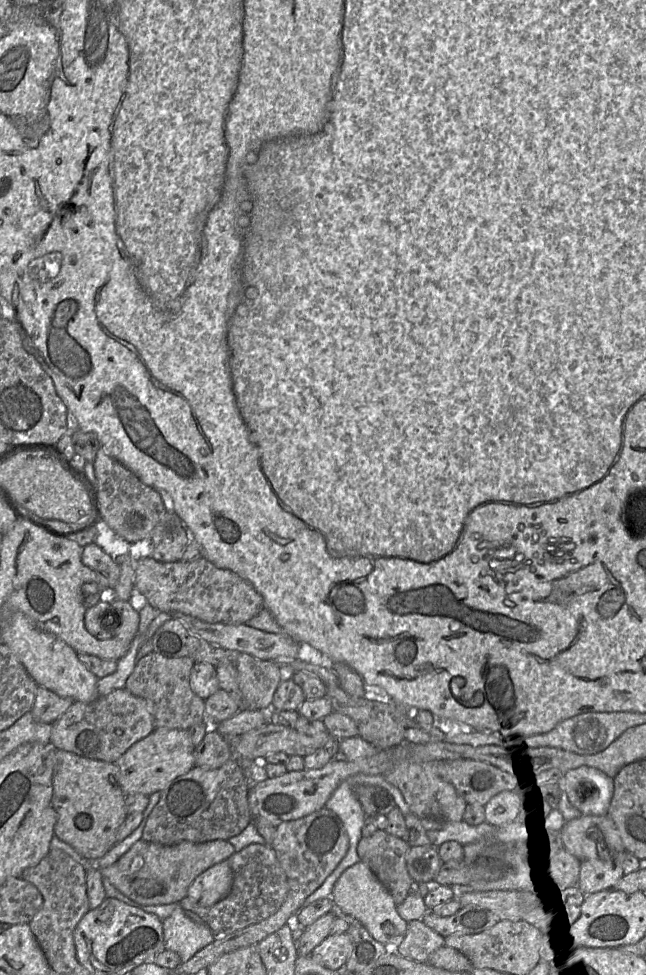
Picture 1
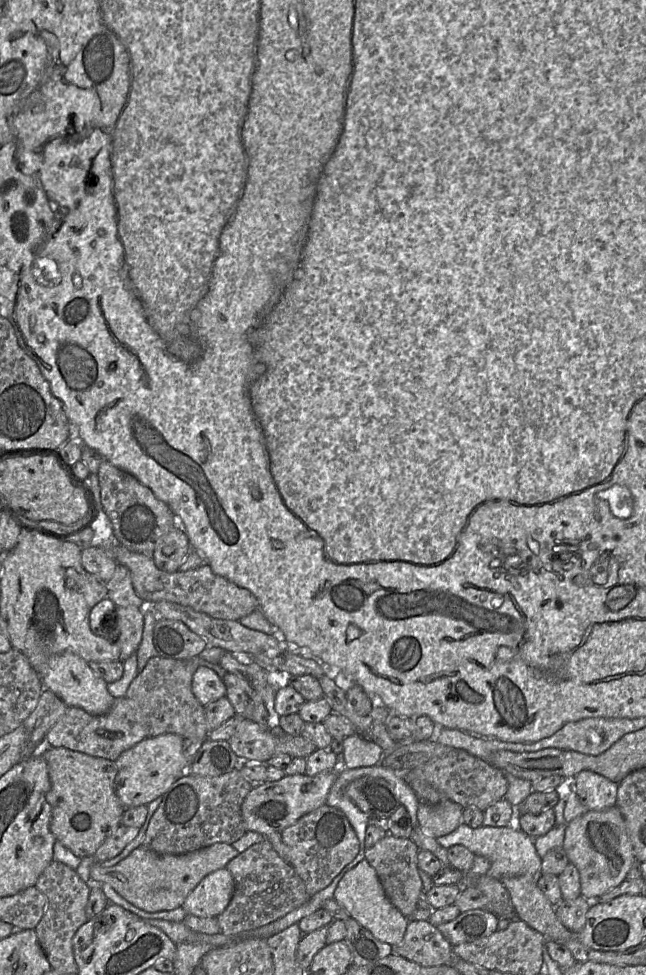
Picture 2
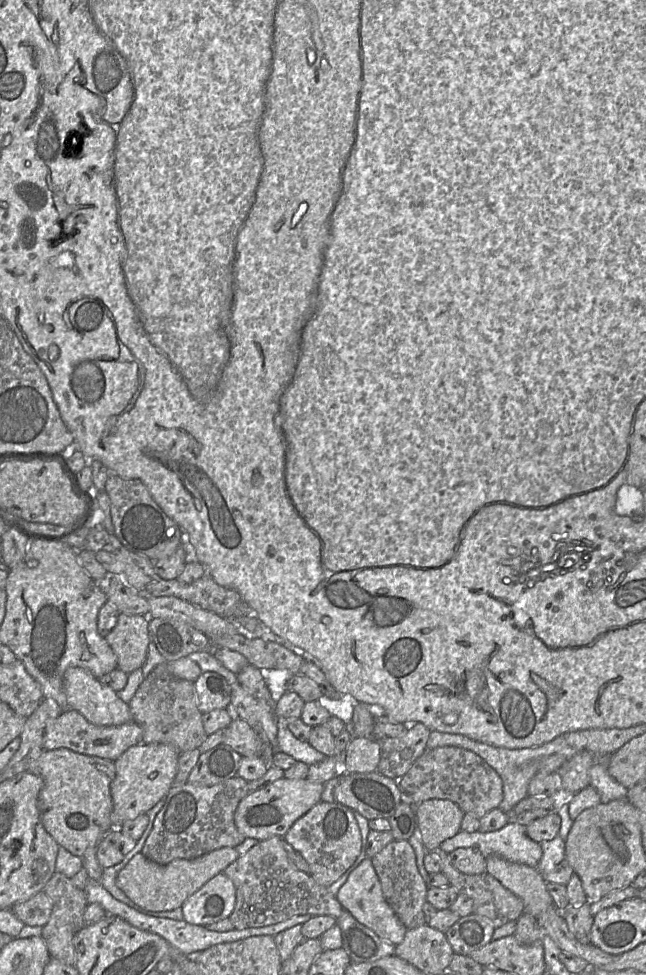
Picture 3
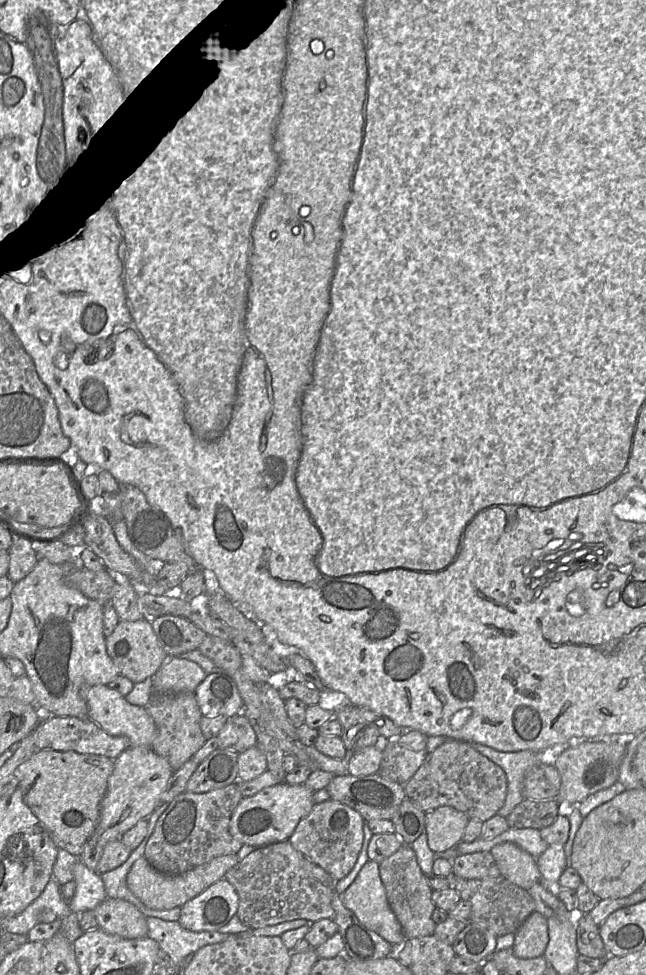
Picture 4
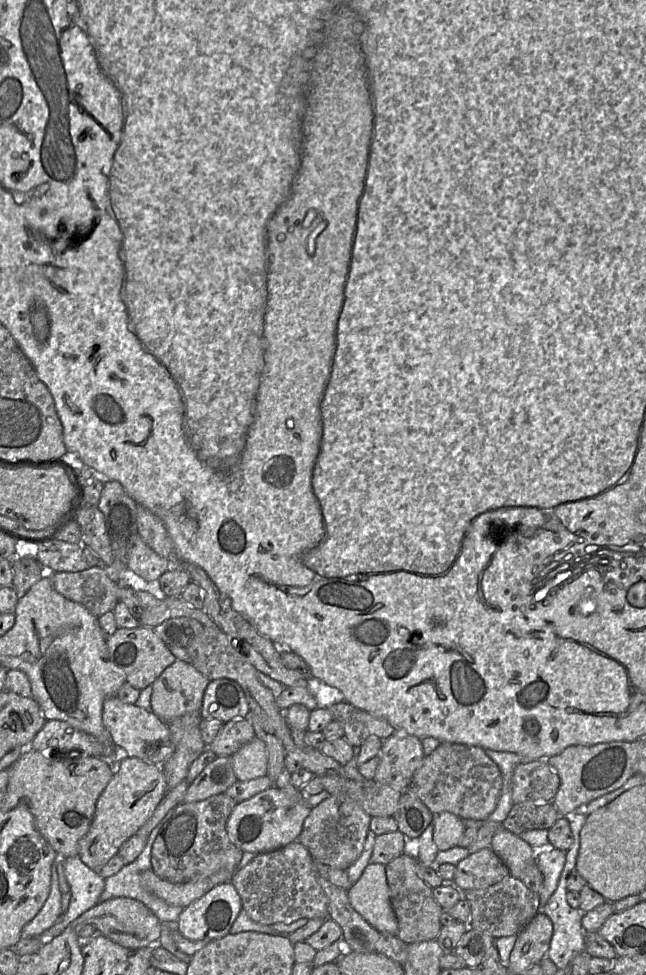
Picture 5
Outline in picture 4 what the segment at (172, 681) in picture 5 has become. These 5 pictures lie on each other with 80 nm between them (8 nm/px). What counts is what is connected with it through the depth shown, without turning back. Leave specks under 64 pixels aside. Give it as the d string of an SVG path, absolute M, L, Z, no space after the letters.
M168 656L152 677L154 693L195 693L207 675L193 661Z

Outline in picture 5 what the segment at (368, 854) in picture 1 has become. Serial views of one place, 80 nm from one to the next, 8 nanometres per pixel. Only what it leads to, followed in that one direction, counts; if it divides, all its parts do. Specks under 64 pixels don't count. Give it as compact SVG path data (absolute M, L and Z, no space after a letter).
M405 852L385 865L390 901L398 922L397 936L406 944L437 940L442 924L442 907L433 897L433 889L418 875L418 860Z

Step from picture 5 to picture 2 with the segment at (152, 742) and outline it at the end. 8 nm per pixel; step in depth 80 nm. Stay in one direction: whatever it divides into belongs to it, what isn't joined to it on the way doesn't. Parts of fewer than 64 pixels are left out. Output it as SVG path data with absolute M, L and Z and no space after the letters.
M63 652L50 655L45 663L37 671L44 689L48 689L56 694L68 707L78 707L91 715L103 715L112 707L115 698L107 689L108 683L100 678L89 667L88 662L80 656Z

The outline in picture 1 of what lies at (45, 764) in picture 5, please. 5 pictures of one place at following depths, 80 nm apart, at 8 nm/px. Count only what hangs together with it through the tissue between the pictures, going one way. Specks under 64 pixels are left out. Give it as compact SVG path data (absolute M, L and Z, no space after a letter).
M61 749L55 750L54 756L52 805L57 813L54 833L82 857L97 860L116 844L117 832L127 817L126 795L119 784L119 768L113 762L91 759Z

